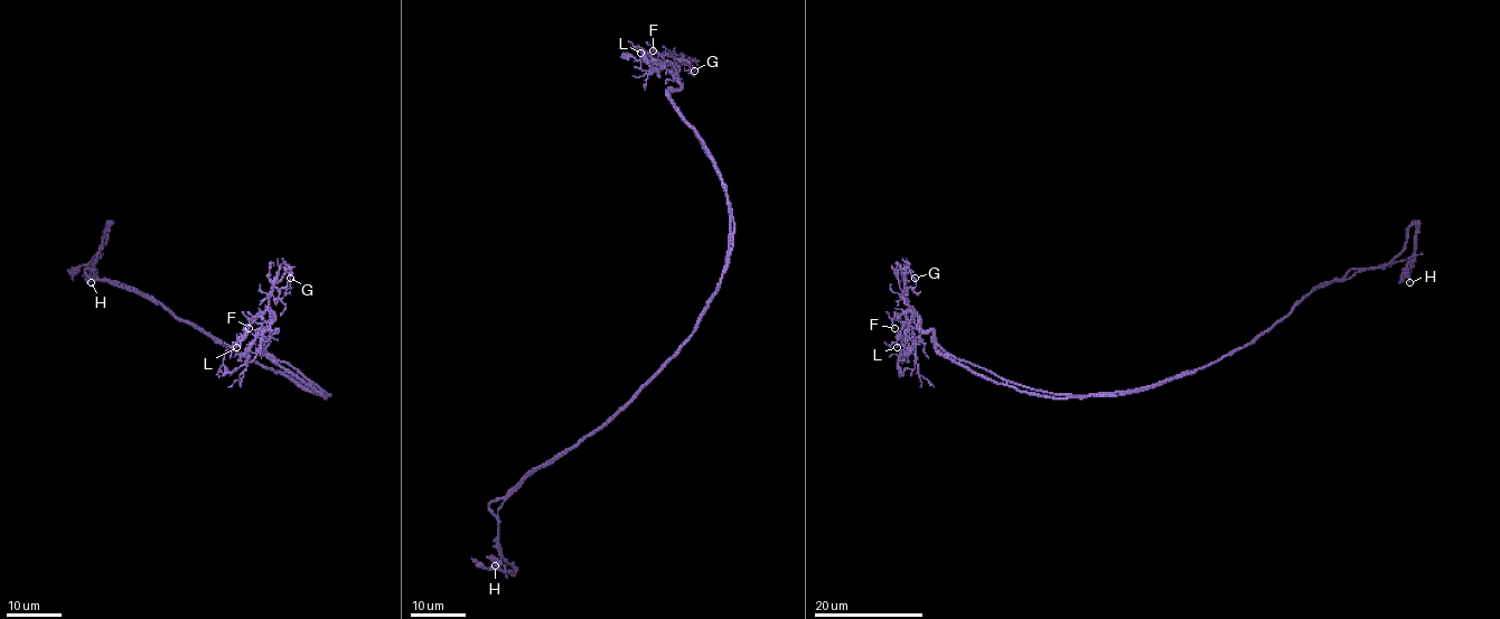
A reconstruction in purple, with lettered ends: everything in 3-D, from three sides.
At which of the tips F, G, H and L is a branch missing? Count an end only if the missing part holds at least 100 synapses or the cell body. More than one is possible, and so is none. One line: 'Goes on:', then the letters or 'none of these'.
Goes on: none of these

